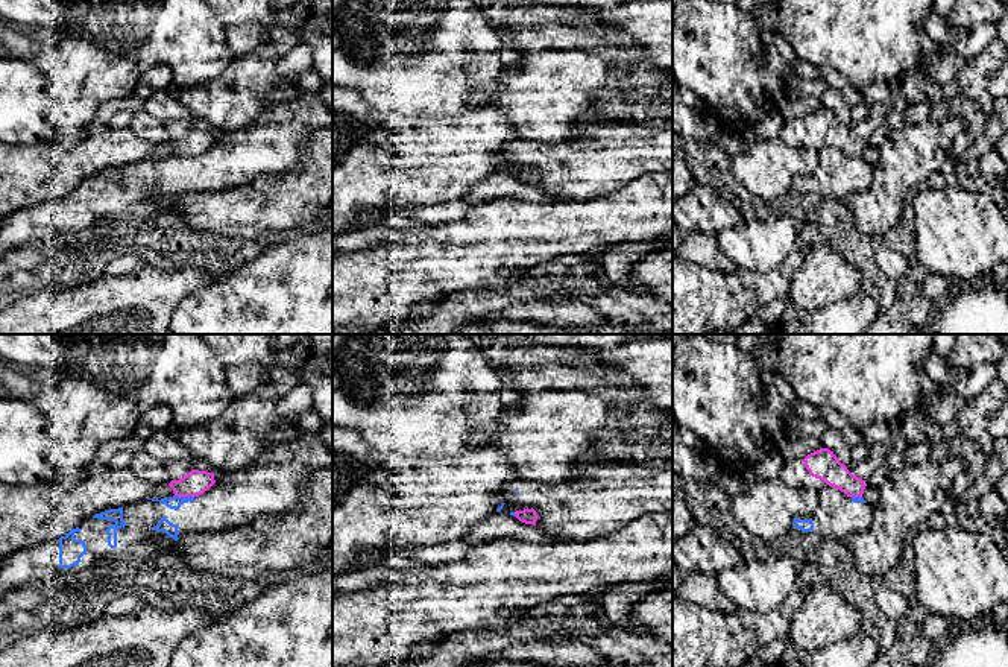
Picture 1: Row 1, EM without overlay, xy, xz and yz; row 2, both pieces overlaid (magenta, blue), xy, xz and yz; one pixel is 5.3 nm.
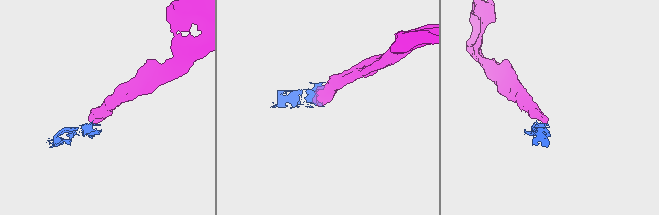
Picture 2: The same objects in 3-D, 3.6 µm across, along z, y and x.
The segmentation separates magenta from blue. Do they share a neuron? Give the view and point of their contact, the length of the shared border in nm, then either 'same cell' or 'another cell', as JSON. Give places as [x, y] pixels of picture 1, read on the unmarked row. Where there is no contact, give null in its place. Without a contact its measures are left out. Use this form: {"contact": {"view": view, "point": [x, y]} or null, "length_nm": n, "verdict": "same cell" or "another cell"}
{"contact": {"view": "xy", "point": [184, 155]}, "length_nm": 110, "verdict": "another cell"}

